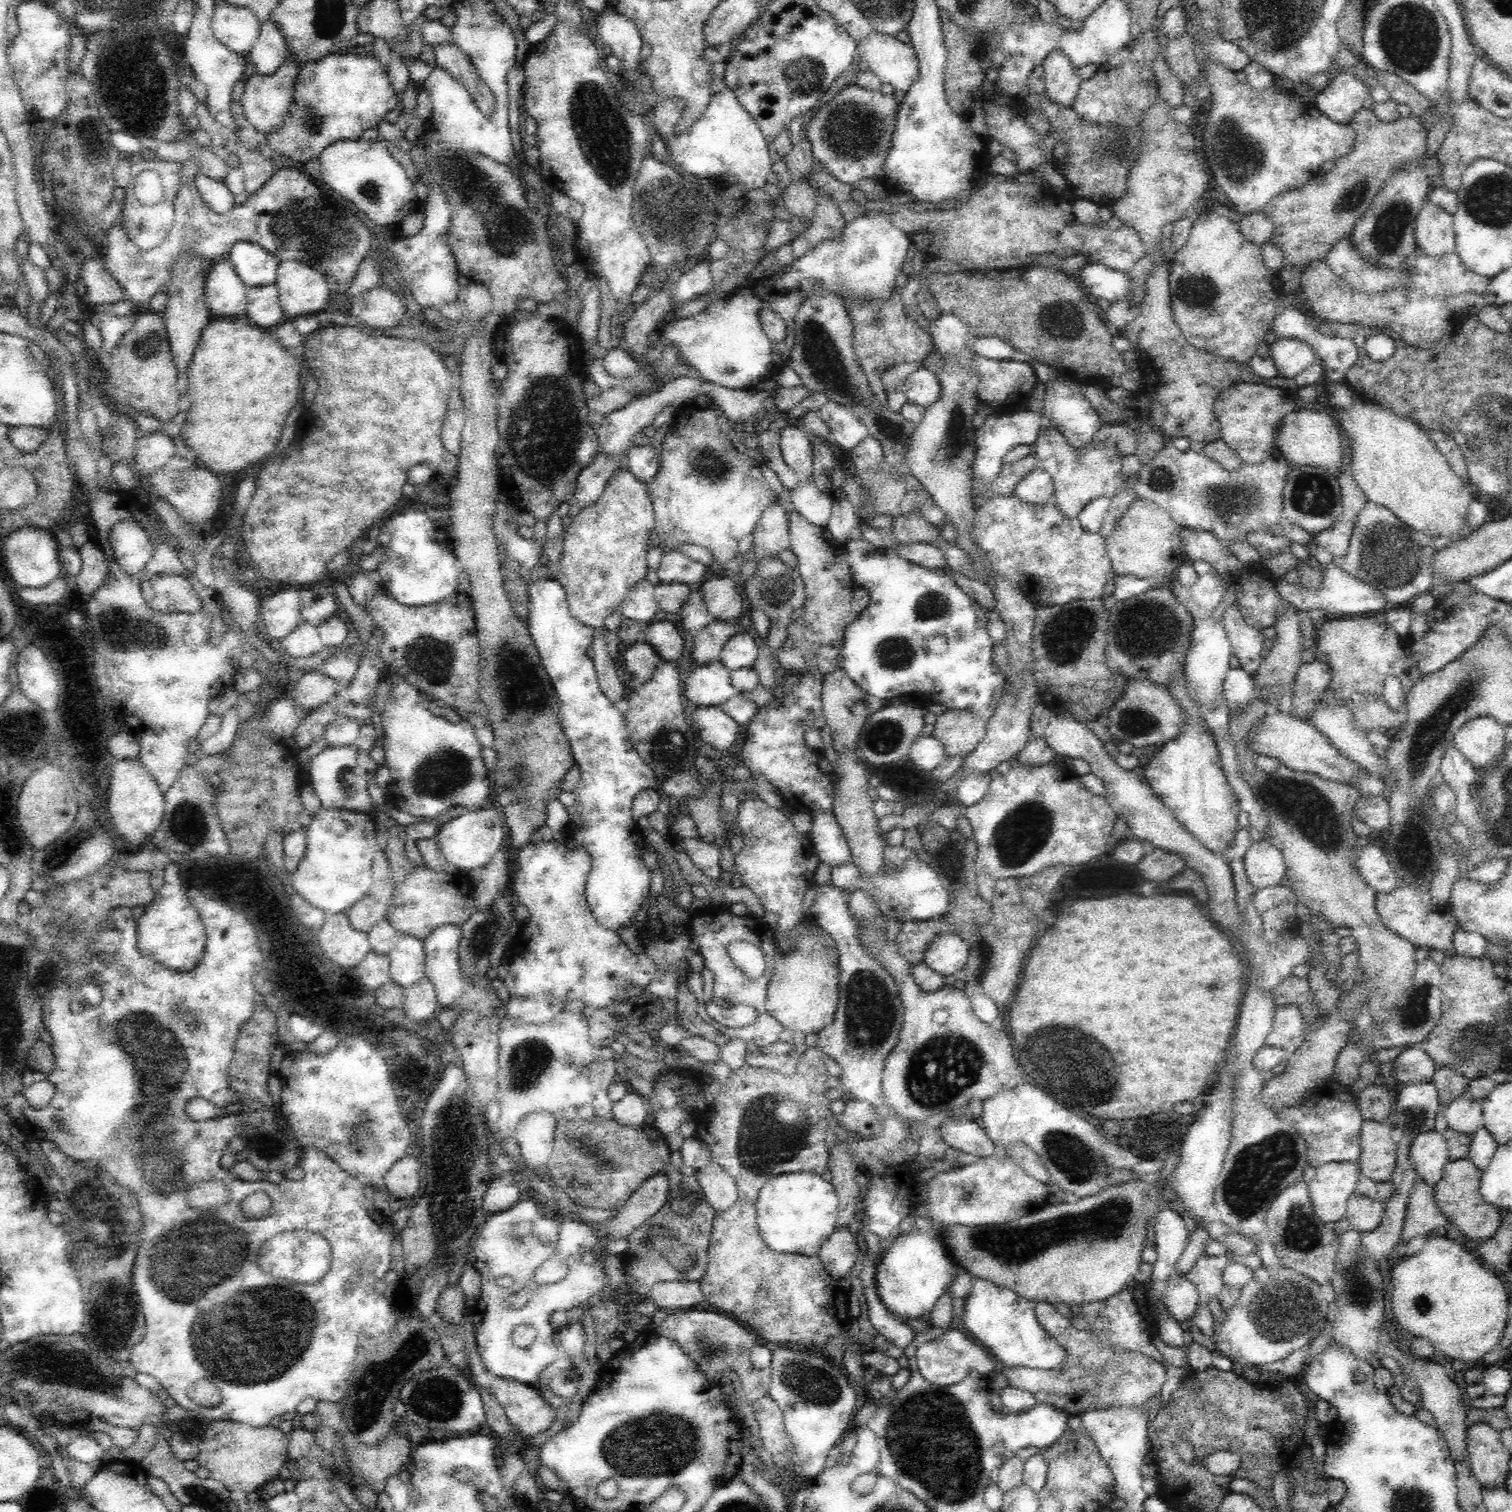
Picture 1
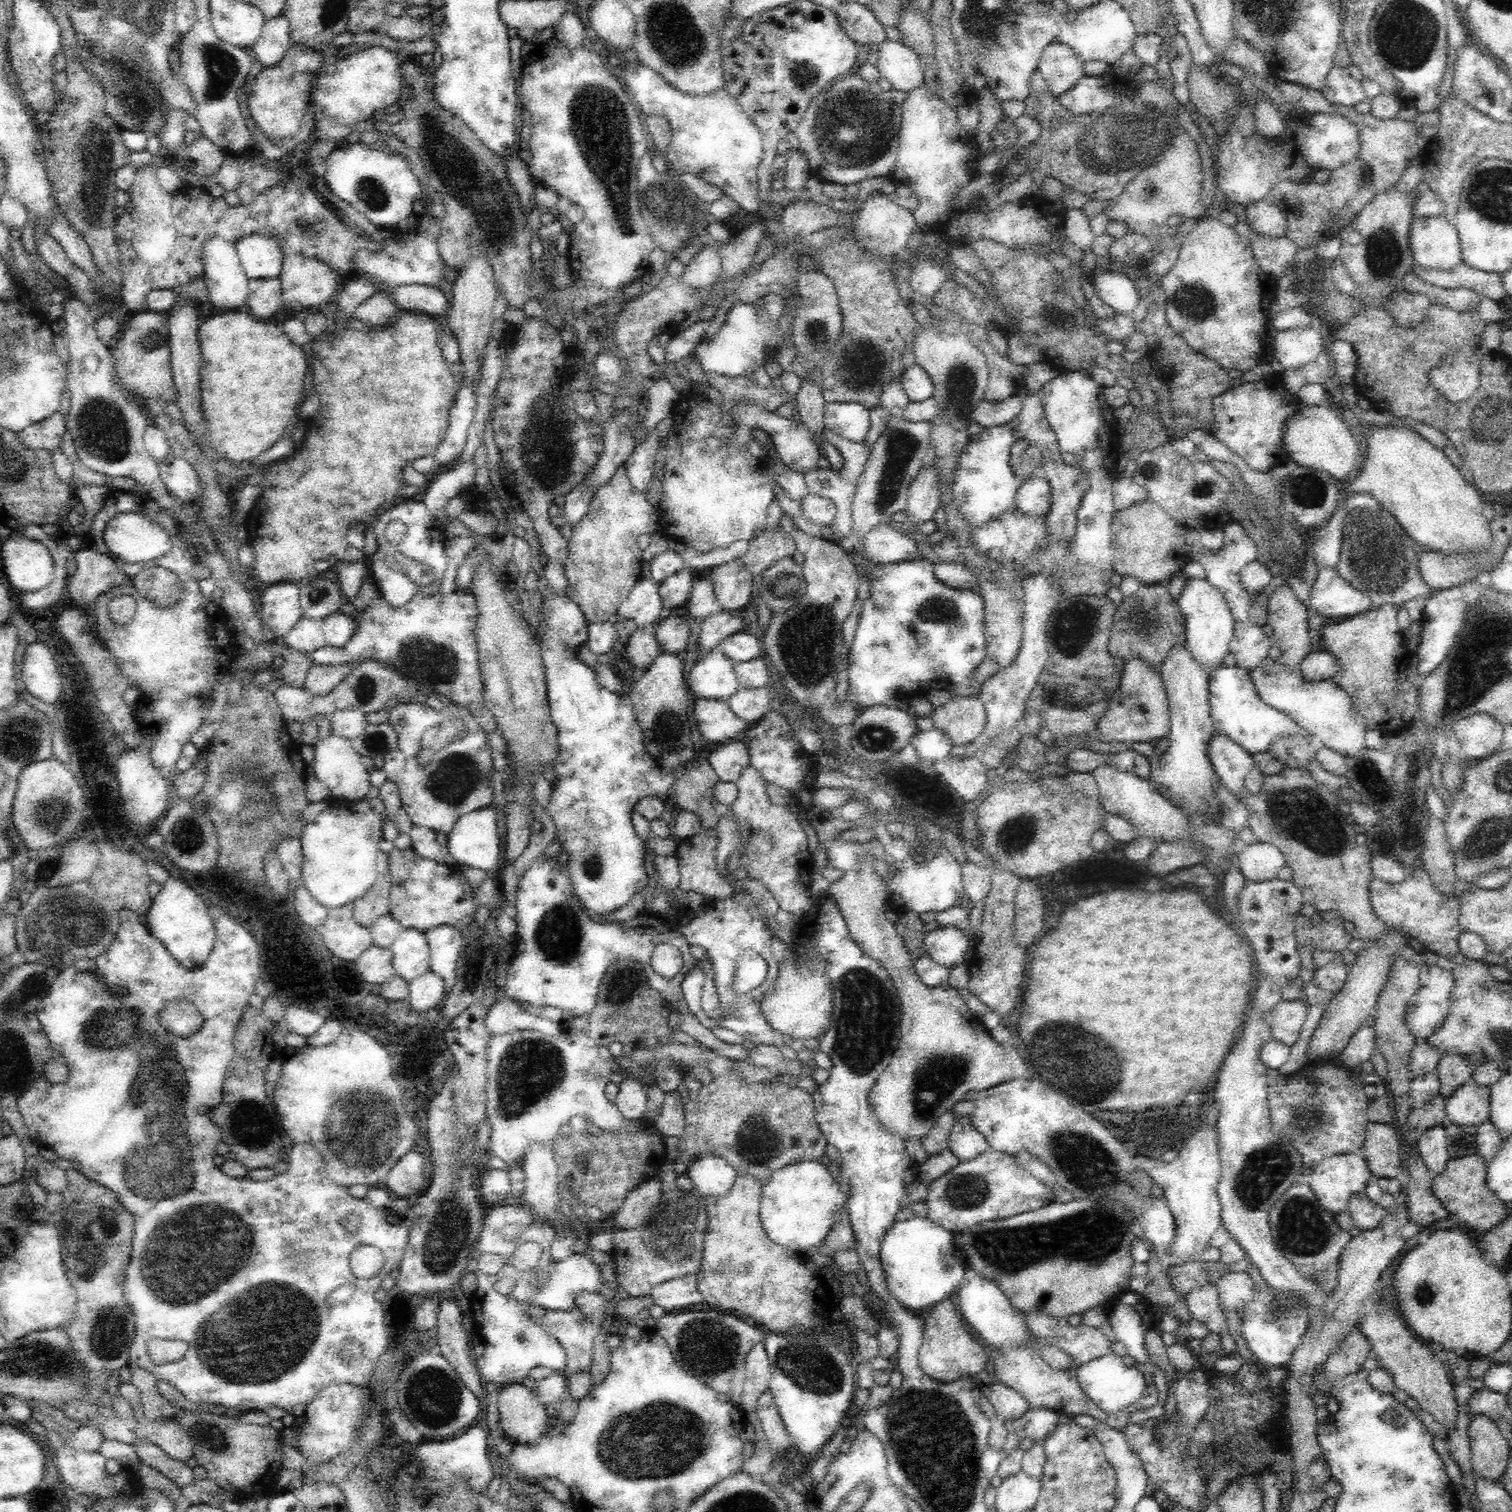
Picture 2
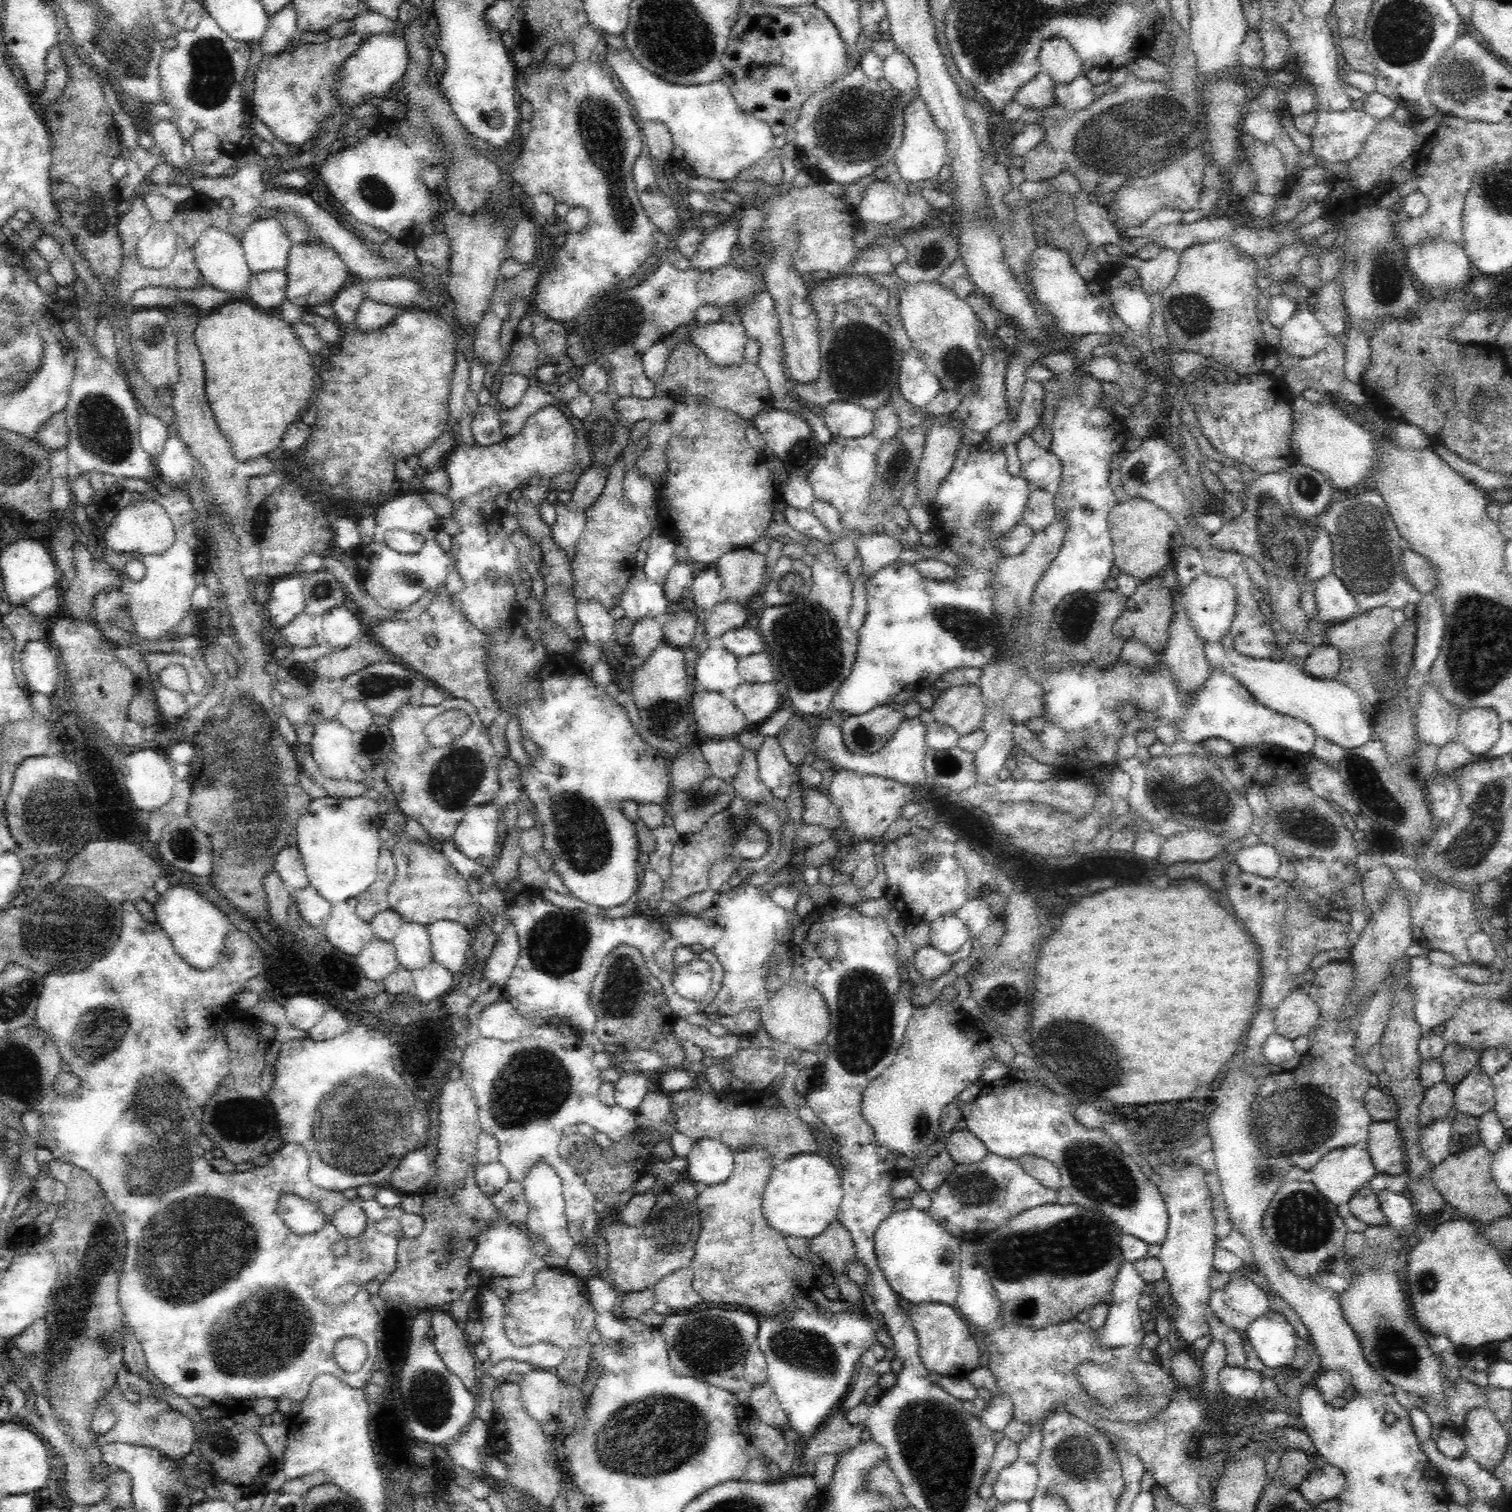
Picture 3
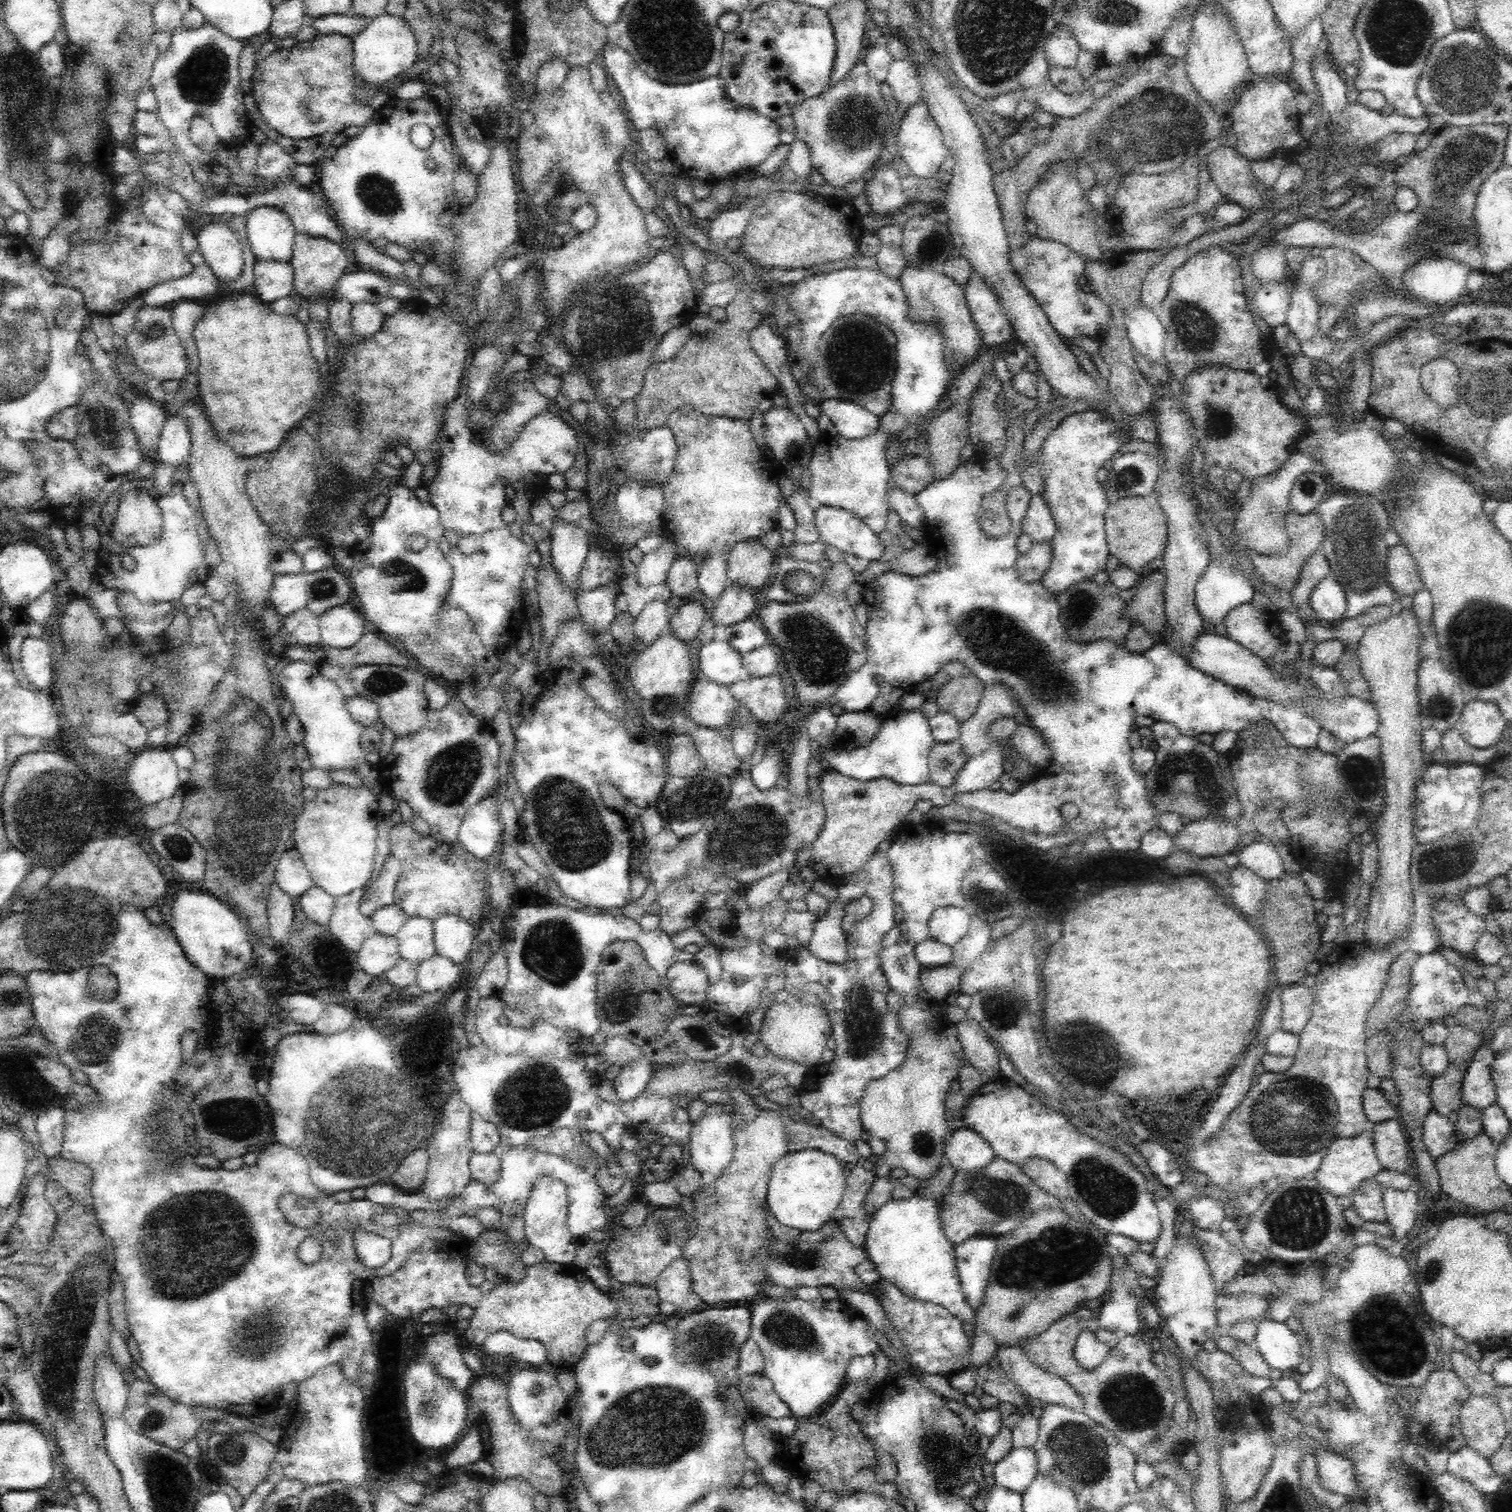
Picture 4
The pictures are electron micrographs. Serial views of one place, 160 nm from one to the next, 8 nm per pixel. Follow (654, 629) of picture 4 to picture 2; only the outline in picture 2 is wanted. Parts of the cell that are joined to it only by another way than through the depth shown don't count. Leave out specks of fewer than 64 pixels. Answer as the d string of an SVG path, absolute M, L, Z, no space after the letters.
M636 629L624 645L630 664L641 668L642 671L650 668L656 657L662 653L656 635L644 630Z

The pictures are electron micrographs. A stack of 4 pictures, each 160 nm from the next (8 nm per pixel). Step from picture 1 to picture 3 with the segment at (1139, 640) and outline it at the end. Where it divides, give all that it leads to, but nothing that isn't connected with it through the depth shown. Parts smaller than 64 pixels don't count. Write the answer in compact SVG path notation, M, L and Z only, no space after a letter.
M1162 575L1140 582L1127 598L1122 614L1114 621L1112 632L1126 639L1136 639L1157 654L1162 653L1168 642L1168 629L1174 616L1174 590L1166 585Z

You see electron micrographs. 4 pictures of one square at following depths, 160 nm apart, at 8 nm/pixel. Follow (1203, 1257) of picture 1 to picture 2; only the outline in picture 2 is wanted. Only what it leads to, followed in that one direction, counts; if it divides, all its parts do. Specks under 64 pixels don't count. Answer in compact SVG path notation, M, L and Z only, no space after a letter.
M1216 1282L1192 1288L1186 1295L1186 1303L1193 1319L1203 1322L1210 1333L1221 1335L1227 1332L1228 1322L1220 1304Z

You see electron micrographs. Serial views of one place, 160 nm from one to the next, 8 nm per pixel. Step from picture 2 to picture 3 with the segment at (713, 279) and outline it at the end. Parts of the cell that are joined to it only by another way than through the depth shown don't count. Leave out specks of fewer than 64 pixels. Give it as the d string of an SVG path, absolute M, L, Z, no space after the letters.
M734 215L706 233L706 238L690 258L692 267L713 271L733 262L732 252L738 245L740 216Z

